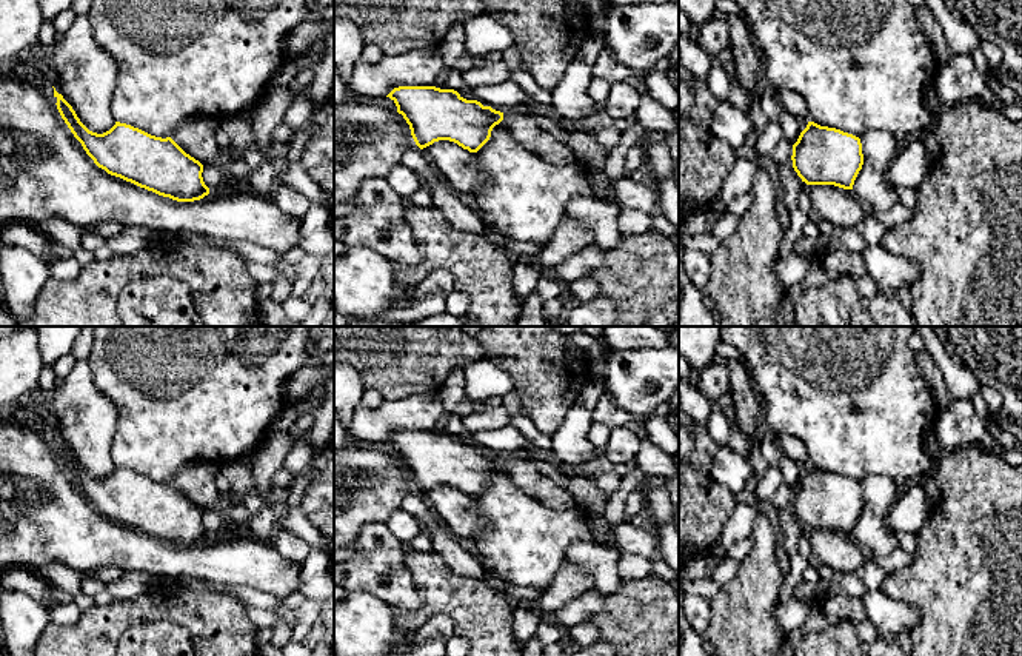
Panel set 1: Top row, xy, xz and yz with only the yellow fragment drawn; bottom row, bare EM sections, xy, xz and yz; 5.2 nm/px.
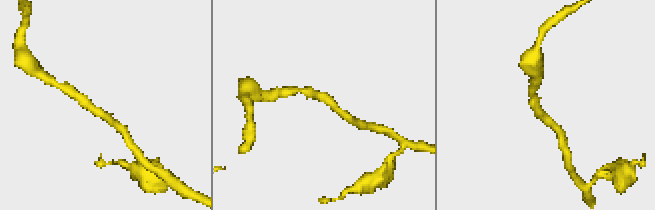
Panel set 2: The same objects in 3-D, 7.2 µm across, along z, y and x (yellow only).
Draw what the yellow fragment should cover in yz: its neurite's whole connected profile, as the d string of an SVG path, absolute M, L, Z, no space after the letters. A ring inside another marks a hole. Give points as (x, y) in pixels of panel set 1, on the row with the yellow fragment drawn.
M808 122L793 145L791 160L807 185L853 189L863 165L862 143L853 134Z

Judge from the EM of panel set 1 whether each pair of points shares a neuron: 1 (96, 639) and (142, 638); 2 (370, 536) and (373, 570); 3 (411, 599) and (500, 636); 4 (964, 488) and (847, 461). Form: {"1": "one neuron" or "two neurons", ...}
{"1": "two neurons", "2": "one neuron", "3": "two neurons", "4": "two neurons"}

